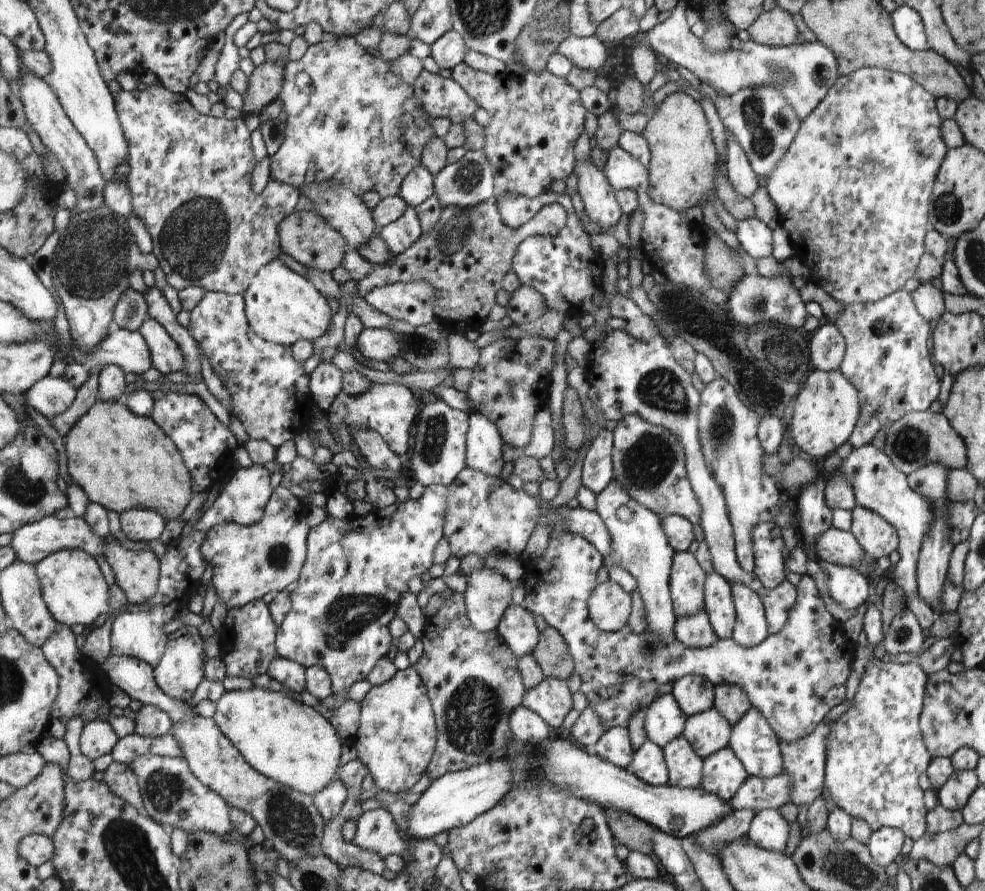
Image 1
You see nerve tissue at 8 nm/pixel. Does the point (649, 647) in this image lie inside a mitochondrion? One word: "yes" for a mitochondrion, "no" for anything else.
yes

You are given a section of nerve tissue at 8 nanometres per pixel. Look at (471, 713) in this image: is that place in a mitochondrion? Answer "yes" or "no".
yes

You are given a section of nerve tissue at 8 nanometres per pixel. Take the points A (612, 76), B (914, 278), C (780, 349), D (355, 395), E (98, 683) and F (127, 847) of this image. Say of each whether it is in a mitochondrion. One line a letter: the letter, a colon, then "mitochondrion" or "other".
A: other
B: other
C: mitochondrion
D: other
E: other
F: mitochondrion

